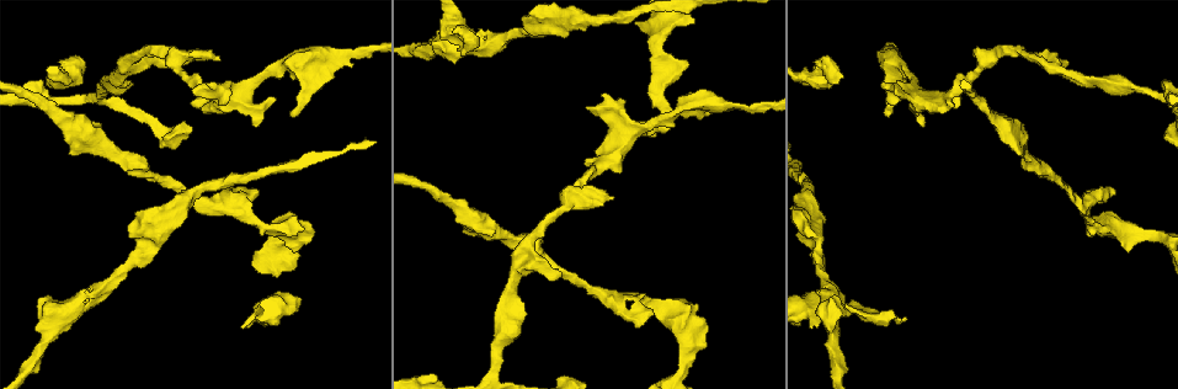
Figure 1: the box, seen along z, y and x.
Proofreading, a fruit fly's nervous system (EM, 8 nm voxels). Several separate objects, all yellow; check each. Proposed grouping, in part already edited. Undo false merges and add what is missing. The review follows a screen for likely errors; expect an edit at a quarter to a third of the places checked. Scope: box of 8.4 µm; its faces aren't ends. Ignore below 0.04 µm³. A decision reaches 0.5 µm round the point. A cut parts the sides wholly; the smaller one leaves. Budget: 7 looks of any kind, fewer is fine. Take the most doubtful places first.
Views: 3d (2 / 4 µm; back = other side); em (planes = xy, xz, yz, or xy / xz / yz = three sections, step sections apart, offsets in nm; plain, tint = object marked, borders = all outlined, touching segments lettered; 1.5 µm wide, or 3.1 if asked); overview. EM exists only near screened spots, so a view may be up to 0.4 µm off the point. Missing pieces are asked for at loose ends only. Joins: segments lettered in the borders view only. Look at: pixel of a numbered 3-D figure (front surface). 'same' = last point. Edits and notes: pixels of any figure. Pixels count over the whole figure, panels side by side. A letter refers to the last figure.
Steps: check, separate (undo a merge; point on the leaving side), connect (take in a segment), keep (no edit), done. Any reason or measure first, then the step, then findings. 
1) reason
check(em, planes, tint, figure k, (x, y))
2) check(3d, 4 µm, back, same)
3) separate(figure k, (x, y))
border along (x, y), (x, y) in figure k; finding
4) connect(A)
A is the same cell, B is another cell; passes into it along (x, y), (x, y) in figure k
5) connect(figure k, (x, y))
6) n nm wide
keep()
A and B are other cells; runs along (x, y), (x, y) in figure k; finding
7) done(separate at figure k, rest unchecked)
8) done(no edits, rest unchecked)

branch stops here
check(em, planes, tint, figure 1, (298, 299))

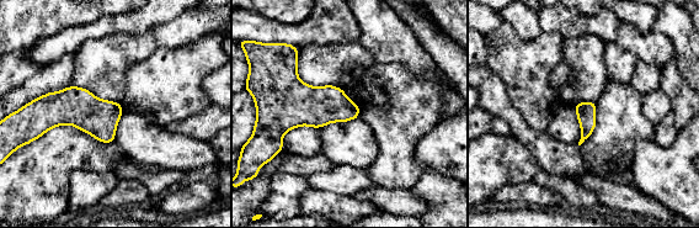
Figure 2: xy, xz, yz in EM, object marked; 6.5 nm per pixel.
see the neighbours
check(em, planes, borders, same)

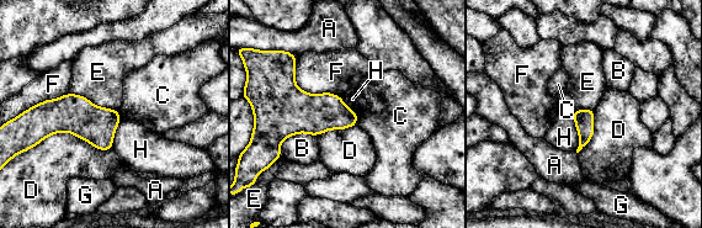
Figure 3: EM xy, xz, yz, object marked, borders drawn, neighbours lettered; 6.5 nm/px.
130 nm wide
keep()
A, B, C, D, E, F, G and H are other cells; border along (572, 112), (579, 137), (576, 152) in figure 3; no lettered segment goes on from it

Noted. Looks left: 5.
an open end
check(em, yz, step 4, tint, figure 1, (907, 319))

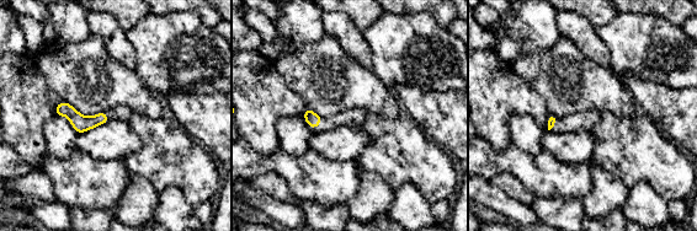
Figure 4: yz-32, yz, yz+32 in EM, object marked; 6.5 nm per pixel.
another direction
check(em, planes, borders, same)

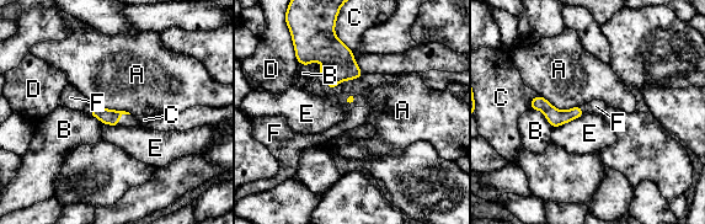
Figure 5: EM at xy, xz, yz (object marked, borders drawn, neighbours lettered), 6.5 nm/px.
connect(F)
F is the same cell, A, B, C, D and E are other cells; the neuron continues

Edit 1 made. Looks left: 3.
redraw
check(overview)

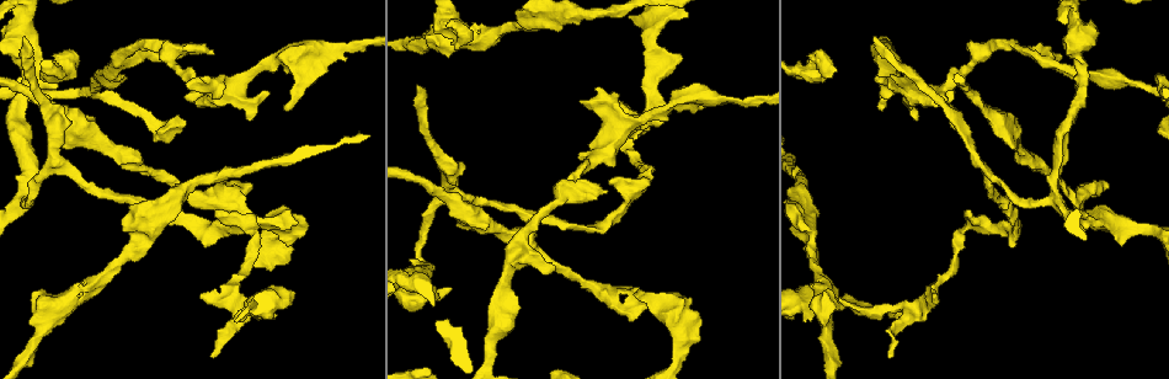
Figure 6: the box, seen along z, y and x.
check(3d, 2 µm, back, figure 6, (25, 38))

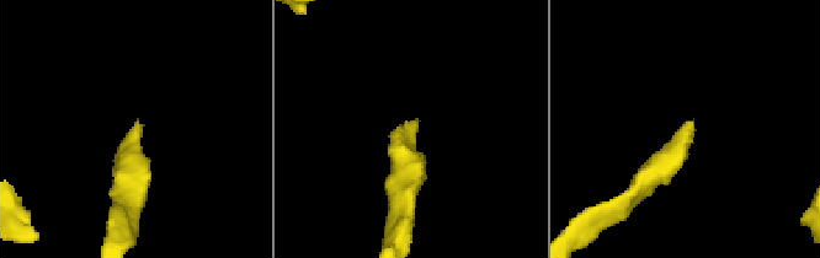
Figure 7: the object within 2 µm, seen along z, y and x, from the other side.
check(em, planes, borders, figure 7, (138, 120))

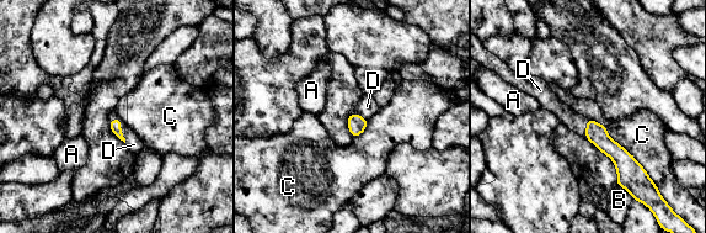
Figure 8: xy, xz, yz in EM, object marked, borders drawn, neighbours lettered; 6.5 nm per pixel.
connect(D)
D is the same cell, A, B and C are other cells; passes into it along (115, 125), (121, 131), (134, 144) in figure 8; the neuron continues

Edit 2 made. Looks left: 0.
done(connect at figure 5, connect at figure 8, rest unchecked)

